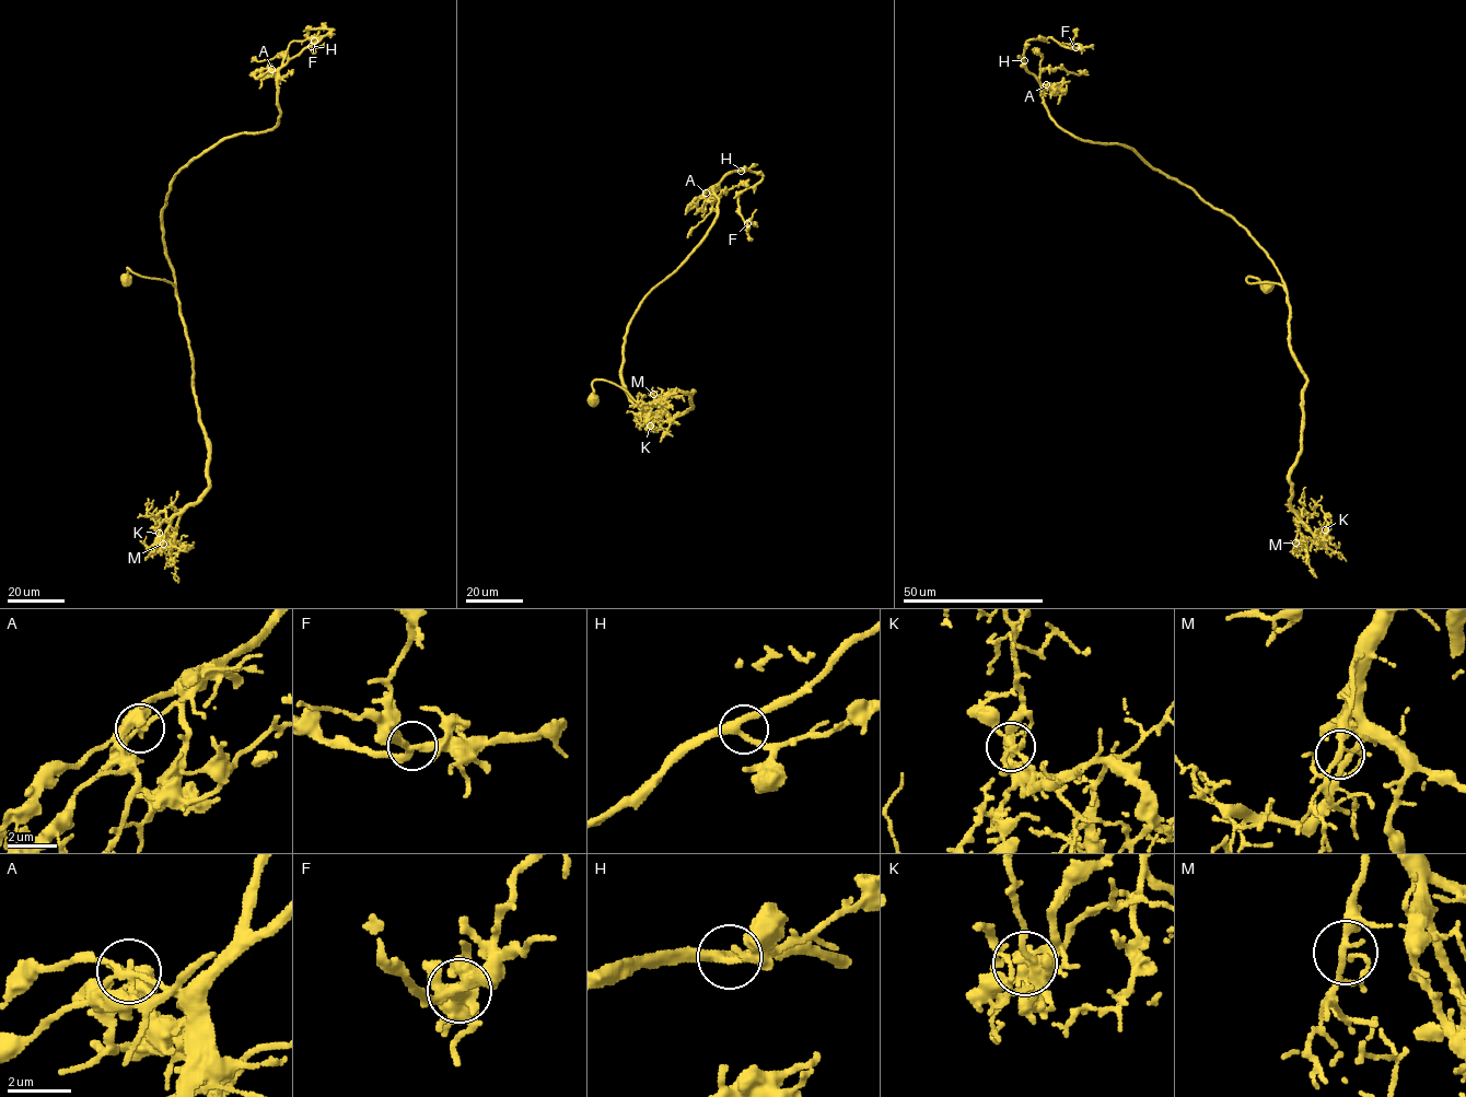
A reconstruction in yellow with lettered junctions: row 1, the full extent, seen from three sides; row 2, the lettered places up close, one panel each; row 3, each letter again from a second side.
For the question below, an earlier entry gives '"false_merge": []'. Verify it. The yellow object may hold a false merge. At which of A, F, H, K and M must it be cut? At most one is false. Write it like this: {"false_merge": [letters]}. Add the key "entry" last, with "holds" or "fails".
{"false_merge": ["A"], "entry": "fails"}

